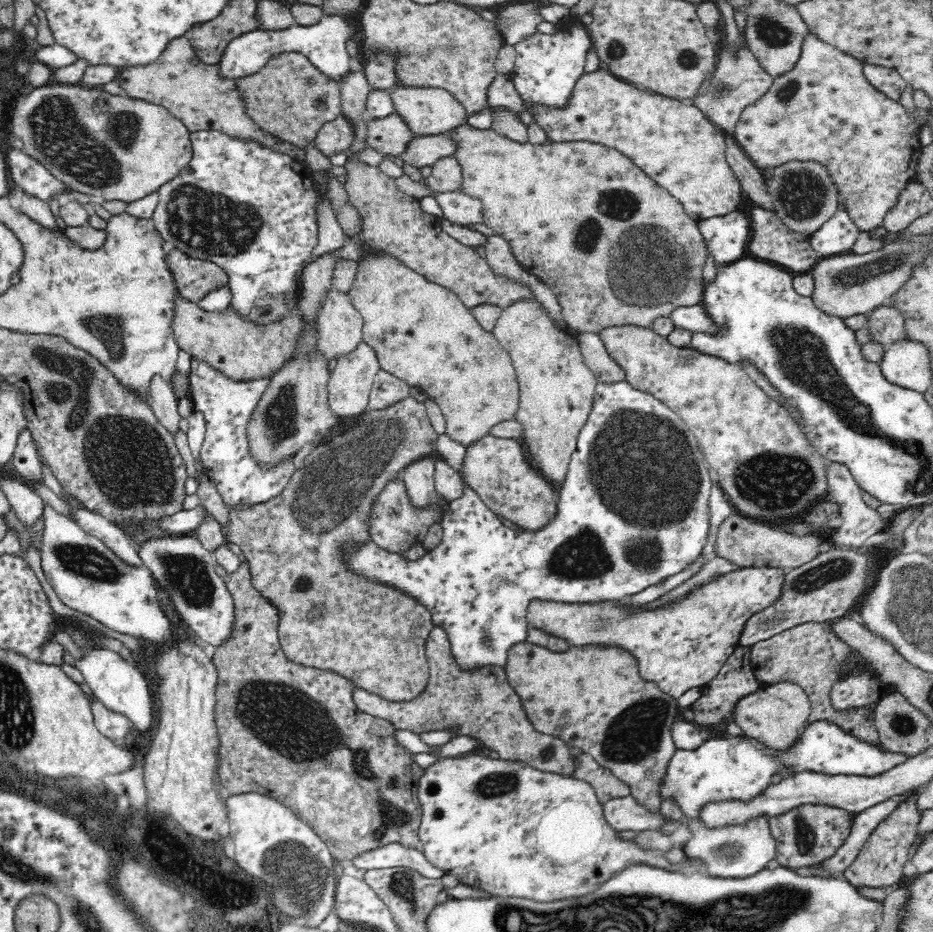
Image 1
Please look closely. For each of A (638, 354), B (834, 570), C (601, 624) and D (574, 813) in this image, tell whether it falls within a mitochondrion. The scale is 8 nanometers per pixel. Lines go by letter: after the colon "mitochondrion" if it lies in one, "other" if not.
A: other
B: mitochondrion
C: mitochondrion
D: other

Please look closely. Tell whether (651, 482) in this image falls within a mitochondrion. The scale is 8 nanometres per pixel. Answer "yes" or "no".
yes

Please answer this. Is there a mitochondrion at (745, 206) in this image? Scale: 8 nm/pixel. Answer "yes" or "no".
no

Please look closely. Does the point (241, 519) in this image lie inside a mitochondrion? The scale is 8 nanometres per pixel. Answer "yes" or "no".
no

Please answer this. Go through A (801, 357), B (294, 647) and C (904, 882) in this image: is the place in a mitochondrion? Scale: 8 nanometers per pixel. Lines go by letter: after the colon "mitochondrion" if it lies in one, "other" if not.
A: mitochondrion
B: other
C: other

